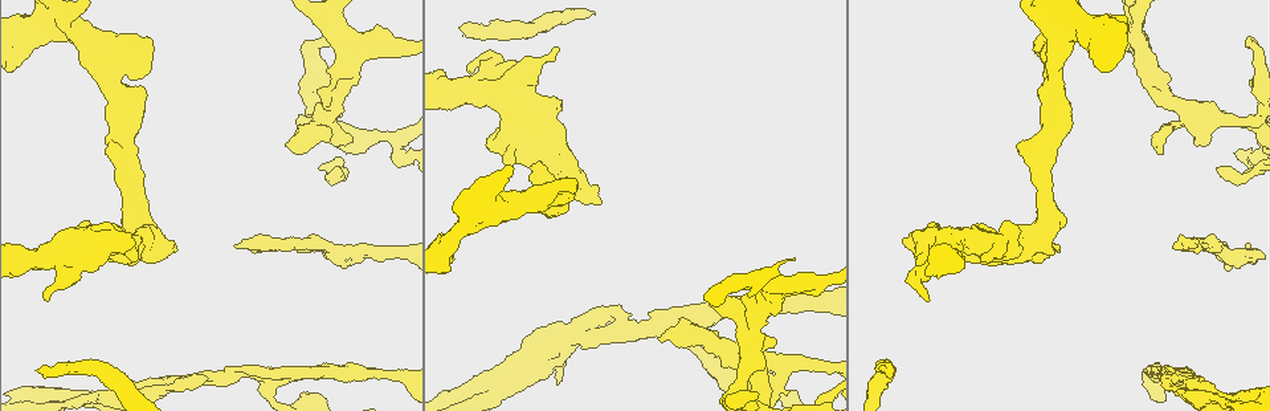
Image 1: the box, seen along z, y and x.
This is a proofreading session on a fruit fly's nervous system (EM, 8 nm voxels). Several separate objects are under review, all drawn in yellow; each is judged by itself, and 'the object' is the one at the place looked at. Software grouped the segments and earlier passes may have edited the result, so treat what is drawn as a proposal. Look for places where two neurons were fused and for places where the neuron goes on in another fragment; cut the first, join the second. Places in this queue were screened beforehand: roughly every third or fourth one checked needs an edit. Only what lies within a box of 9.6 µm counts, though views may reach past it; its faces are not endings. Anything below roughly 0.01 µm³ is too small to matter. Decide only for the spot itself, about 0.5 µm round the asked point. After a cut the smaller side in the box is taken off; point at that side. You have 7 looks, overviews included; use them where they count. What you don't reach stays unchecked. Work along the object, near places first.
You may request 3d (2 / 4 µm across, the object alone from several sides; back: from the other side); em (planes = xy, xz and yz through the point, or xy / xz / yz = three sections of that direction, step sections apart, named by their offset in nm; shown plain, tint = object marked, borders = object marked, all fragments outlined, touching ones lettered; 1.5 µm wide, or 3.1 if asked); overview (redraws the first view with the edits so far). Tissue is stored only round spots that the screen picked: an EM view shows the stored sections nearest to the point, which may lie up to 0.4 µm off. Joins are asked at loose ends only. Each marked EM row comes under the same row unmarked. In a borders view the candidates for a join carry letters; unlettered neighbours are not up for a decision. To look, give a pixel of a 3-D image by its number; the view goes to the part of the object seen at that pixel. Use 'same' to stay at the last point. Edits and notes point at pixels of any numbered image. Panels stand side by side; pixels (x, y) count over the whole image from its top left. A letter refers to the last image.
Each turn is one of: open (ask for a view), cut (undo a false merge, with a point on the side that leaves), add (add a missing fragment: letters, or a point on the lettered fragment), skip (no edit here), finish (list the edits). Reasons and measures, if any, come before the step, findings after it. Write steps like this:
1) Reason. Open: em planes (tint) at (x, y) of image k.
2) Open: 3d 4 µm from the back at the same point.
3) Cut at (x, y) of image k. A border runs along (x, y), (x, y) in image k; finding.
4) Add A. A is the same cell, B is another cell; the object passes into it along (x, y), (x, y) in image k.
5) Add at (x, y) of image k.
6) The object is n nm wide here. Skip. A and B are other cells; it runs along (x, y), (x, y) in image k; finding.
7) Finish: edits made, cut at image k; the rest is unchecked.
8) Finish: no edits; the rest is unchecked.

An open end. Open: 3d 2 µm at (38, 371) of image 1.

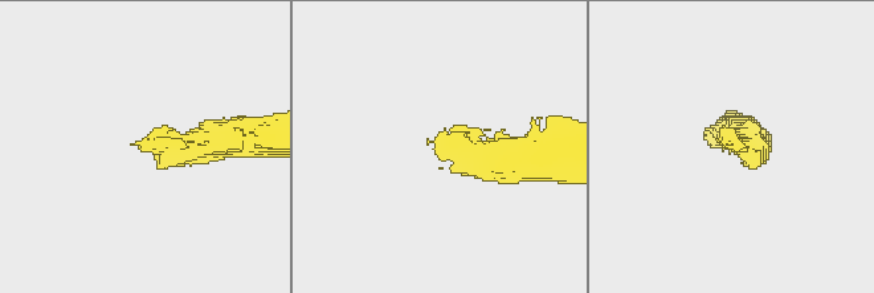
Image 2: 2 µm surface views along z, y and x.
Open: em xz step 8 (borders) at (729, 142) of image 2.

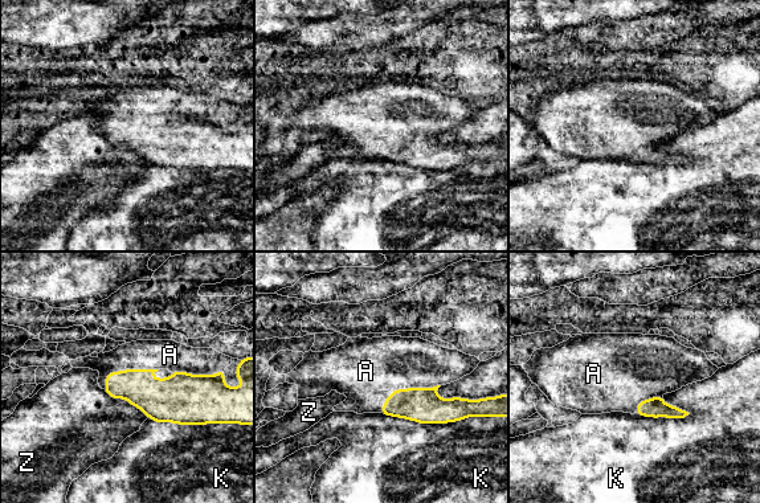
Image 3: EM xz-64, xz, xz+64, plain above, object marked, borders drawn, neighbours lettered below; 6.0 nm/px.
Open: em planes (borders) at the same point.

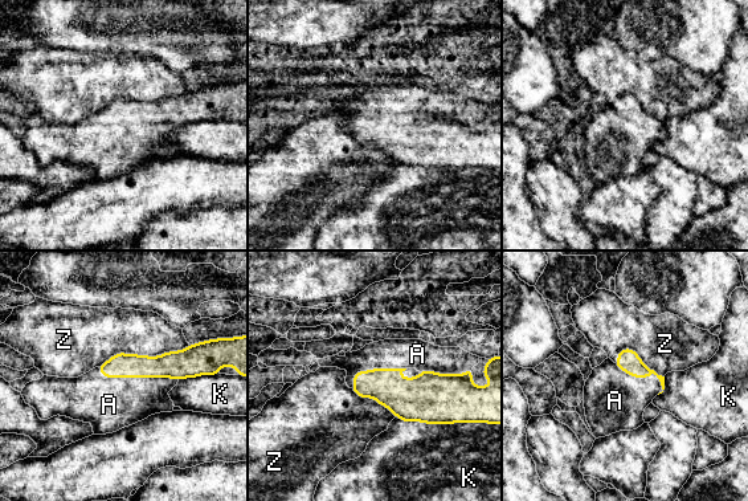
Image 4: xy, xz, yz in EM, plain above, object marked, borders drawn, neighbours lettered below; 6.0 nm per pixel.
Add A. A is the same cell, K and Z are other cells; the neuron continues.

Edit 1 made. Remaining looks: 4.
Open: 3d 4 µm at (46, 300) of image 1.

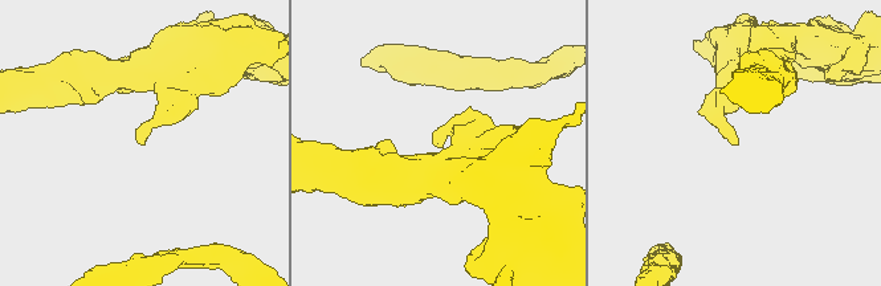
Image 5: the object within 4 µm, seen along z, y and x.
Shape alone is not enough. Open: em planes (tint) at (434, 141) of image 5.

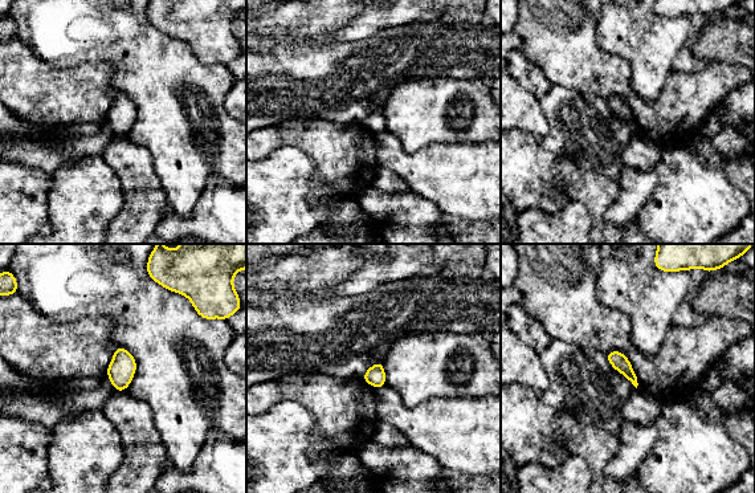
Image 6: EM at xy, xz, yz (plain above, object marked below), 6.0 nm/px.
See the neighbours. Open: em planes (borders) at the same point.

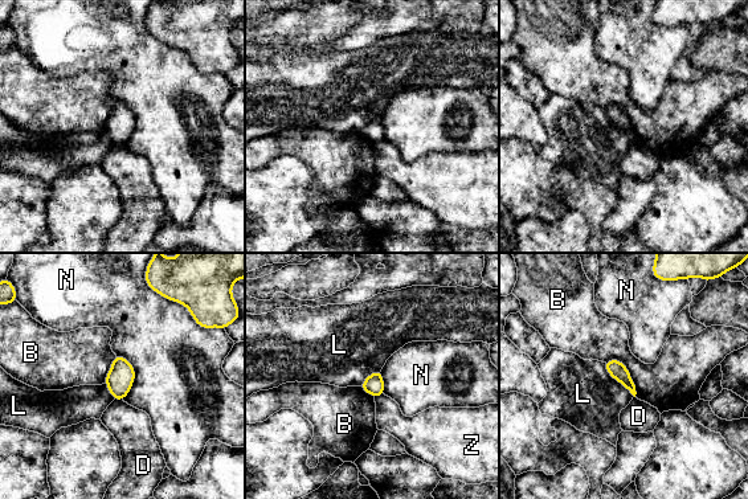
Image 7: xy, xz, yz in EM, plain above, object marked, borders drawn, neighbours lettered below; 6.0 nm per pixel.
The object is 110 nm wide here. Skip. B, D, L, N and Z are other cells; a border runs along (607, 360), (624, 364), (636, 396) in image 7; no lettered fragment goes on from it.

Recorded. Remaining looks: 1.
Finish: edits made, add at image 4; the rest is unchecked.

